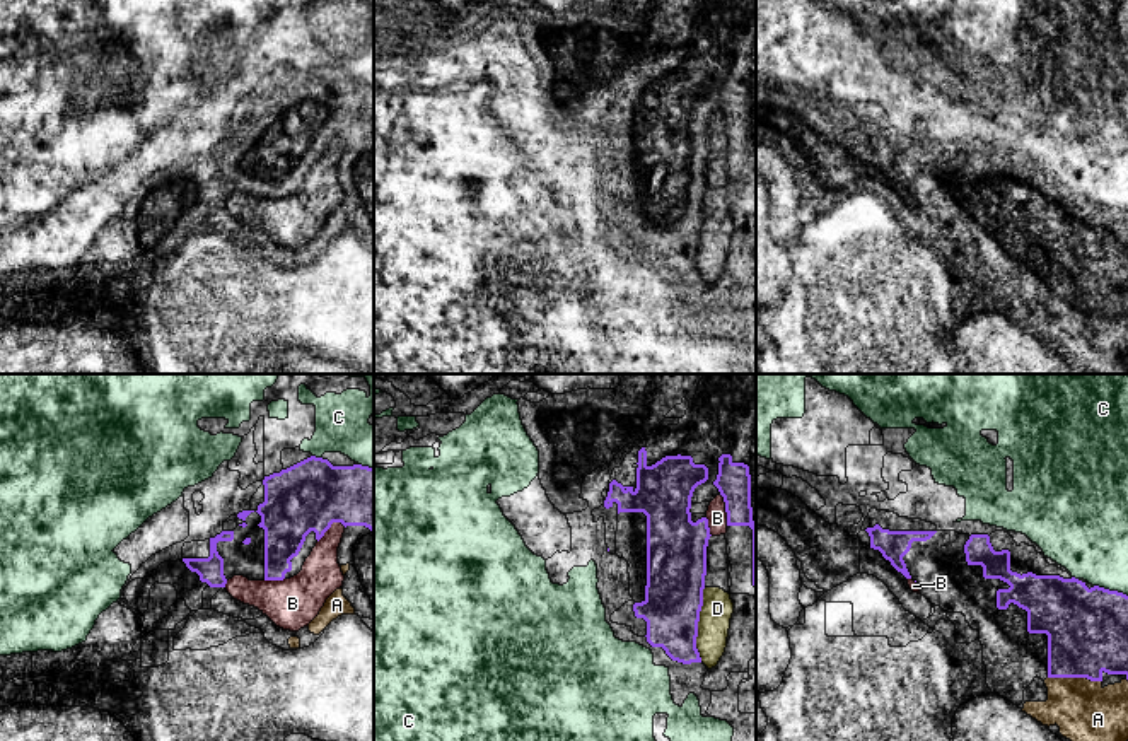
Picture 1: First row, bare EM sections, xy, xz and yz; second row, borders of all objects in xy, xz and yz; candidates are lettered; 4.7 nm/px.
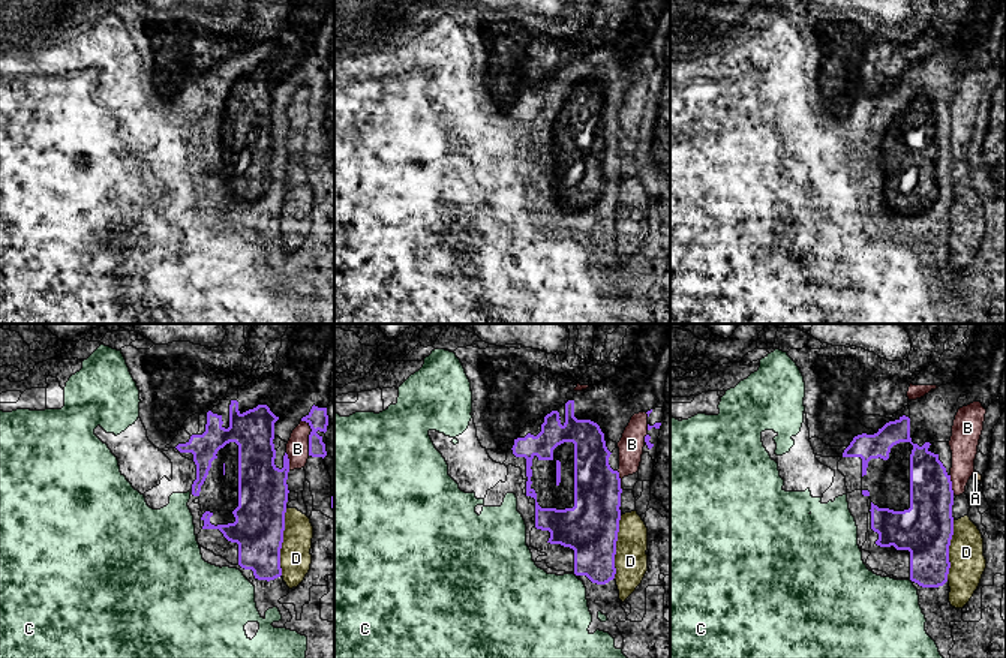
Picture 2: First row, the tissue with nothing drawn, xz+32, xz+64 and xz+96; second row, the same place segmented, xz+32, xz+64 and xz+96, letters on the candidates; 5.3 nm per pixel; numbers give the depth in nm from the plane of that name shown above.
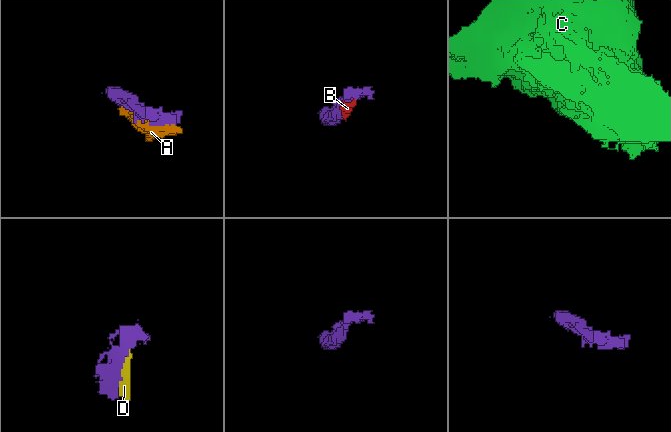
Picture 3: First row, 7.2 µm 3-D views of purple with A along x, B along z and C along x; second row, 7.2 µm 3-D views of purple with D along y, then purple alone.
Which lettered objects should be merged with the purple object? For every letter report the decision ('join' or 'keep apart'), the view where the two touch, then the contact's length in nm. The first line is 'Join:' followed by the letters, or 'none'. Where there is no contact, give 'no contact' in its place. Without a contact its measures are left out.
Join: none
A: keep apart; contact in yz; length 260 nm
B: keep apart; contact in xy; length 150 nm
C: keep apart; contact in yz; length 170 nm
D: keep apart; contact in xz; length 360 nm

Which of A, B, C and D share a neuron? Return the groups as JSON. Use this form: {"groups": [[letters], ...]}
{"groups": [["A"], ["B", "D"], ["C"]]}

